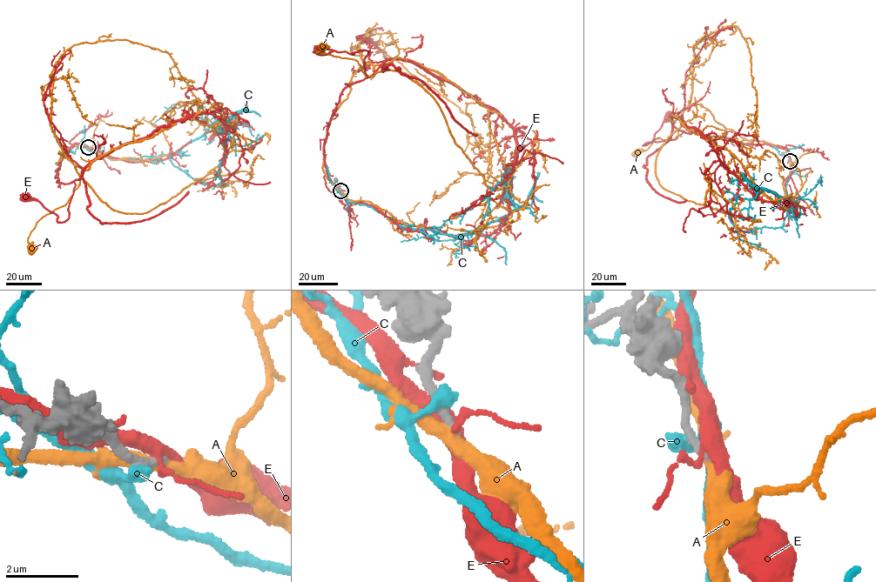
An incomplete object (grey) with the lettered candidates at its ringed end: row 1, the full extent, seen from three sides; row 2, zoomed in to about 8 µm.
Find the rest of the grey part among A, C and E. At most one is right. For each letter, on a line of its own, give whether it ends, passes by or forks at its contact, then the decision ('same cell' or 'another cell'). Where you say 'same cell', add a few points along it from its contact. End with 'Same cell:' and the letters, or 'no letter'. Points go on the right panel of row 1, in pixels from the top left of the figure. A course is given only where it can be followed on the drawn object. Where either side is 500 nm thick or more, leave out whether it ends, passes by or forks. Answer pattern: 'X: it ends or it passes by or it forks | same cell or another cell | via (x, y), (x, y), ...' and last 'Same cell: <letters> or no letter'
A: it passes by | another cell
C: it ends | another cell
E: it forks | another cell
Same cell: no letter

